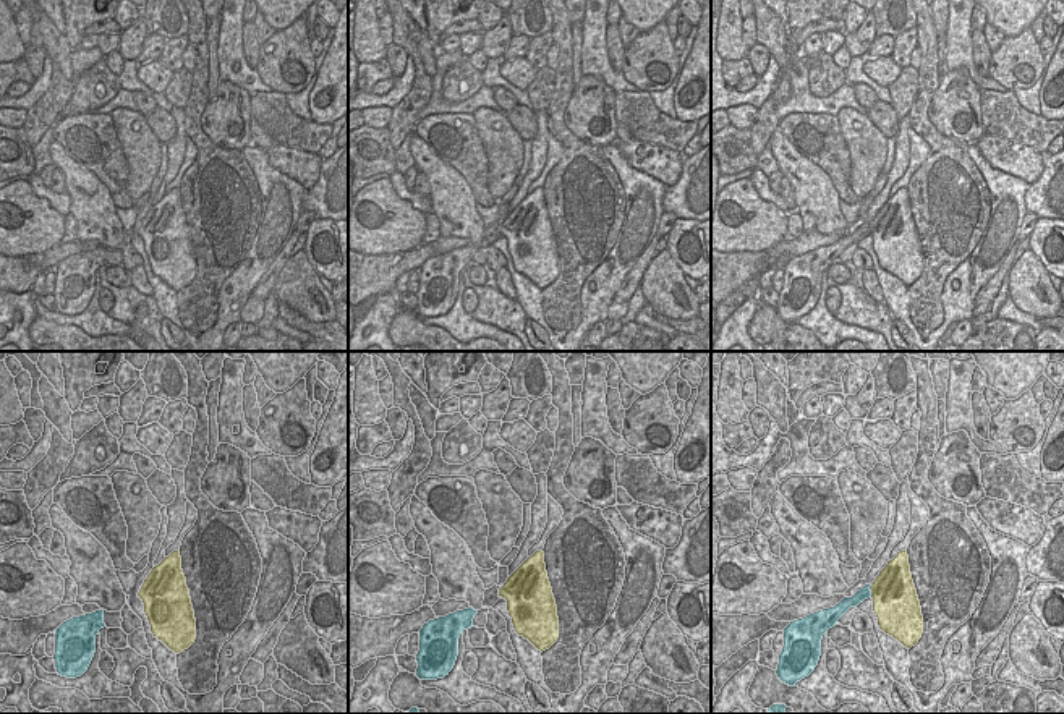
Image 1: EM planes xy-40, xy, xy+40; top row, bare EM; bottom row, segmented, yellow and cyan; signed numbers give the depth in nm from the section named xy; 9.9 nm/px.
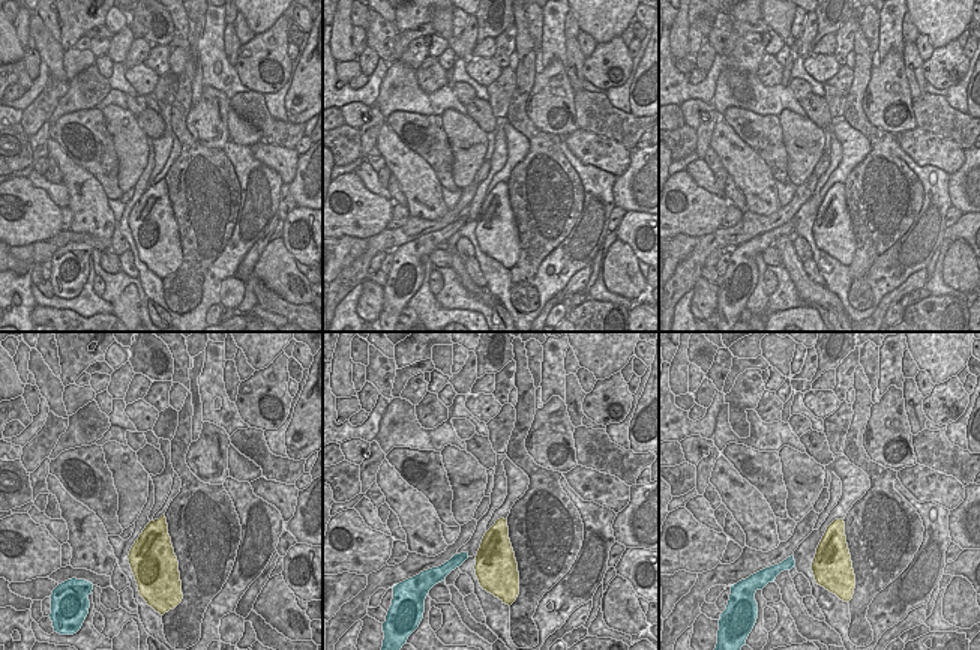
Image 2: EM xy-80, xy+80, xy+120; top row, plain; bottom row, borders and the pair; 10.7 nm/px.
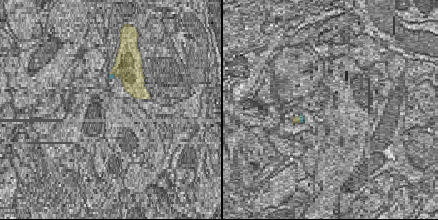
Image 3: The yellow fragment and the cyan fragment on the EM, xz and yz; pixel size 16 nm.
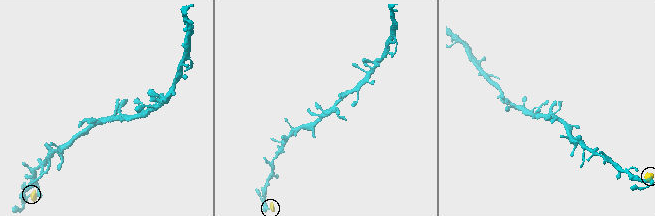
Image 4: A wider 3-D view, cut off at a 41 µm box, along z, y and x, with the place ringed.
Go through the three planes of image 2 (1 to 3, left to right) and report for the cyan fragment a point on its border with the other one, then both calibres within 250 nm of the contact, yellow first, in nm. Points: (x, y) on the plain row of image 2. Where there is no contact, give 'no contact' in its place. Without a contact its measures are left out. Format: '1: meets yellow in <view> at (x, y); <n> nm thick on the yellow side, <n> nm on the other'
1: no contact
2: no contact
3: no contact

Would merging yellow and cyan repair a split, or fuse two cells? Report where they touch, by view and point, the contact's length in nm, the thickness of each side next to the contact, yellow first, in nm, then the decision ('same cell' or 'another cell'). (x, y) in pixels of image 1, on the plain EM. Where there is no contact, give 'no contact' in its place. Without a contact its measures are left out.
xy+40 (870, 227) | 130 nm | 440/120 nm | same cell

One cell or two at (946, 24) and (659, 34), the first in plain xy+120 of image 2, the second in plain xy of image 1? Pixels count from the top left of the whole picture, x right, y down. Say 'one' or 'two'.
two

